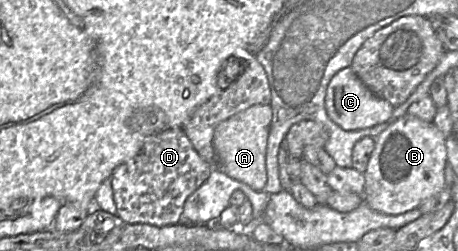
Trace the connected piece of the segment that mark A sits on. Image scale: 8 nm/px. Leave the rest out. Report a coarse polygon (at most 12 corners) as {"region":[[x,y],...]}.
{"region":[[270,104],[220,122],[217,168],[262,191]]}

